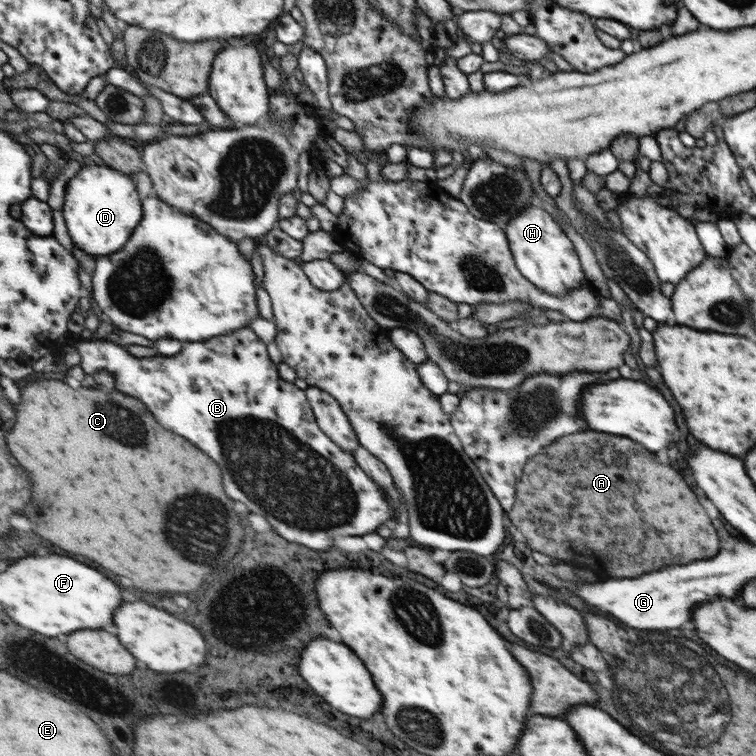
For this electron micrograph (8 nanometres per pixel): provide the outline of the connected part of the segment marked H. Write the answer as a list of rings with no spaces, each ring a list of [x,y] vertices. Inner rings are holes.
[[[527,206],[515,218],[507,222],[504,233],[507,235],[508,246],[517,269],[537,288],[553,294],[557,298],[565,297],[579,289],[579,282],[583,280],[583,272],[577,260],[577,254],[569,242],[569,238],[559,230],[559,226],[543,212],[541,208]]]

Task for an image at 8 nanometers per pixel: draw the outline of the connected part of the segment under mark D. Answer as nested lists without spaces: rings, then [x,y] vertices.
[[[108,165],[82,166],[67,182],[61,211],[72,242],[95,257],[124,250],[133,232],[144,220],[143,200],[139,200],[135,178]]]

